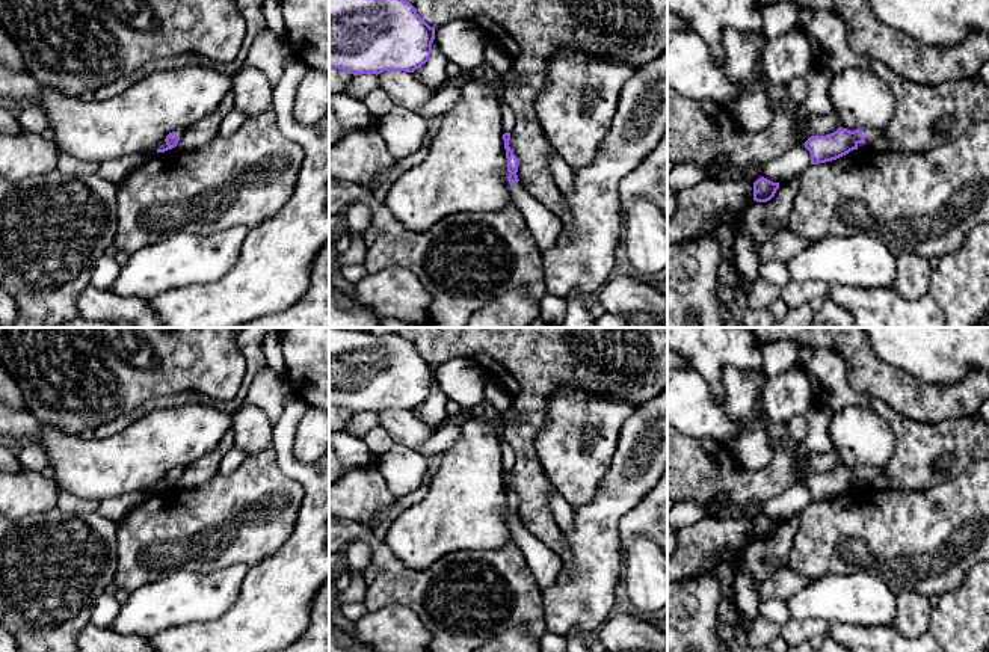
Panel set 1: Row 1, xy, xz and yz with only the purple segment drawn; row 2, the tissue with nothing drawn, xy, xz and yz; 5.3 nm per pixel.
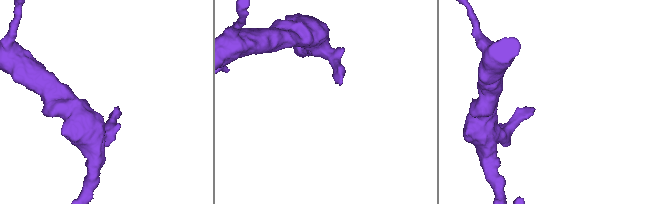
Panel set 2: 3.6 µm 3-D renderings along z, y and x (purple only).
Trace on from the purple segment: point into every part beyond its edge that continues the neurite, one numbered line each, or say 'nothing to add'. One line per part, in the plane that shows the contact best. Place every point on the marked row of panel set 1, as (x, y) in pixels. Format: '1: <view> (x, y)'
1: yz (870, 135)

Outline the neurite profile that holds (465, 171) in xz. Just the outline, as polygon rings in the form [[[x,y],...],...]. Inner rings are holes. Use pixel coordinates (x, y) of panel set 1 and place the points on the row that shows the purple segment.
[[[473,74],[456,85],[461,98],[444,113],[427,157],[385,195],[384,205],[414,232],[450,214],[500,211],[513,201],[498,91]]]

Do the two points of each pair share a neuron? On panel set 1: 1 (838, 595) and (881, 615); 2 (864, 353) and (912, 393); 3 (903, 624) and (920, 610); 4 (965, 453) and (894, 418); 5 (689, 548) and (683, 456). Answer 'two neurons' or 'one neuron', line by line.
1: one neuron
2: one neuron
3: one neuron
4: one neuron
5: two neurons

